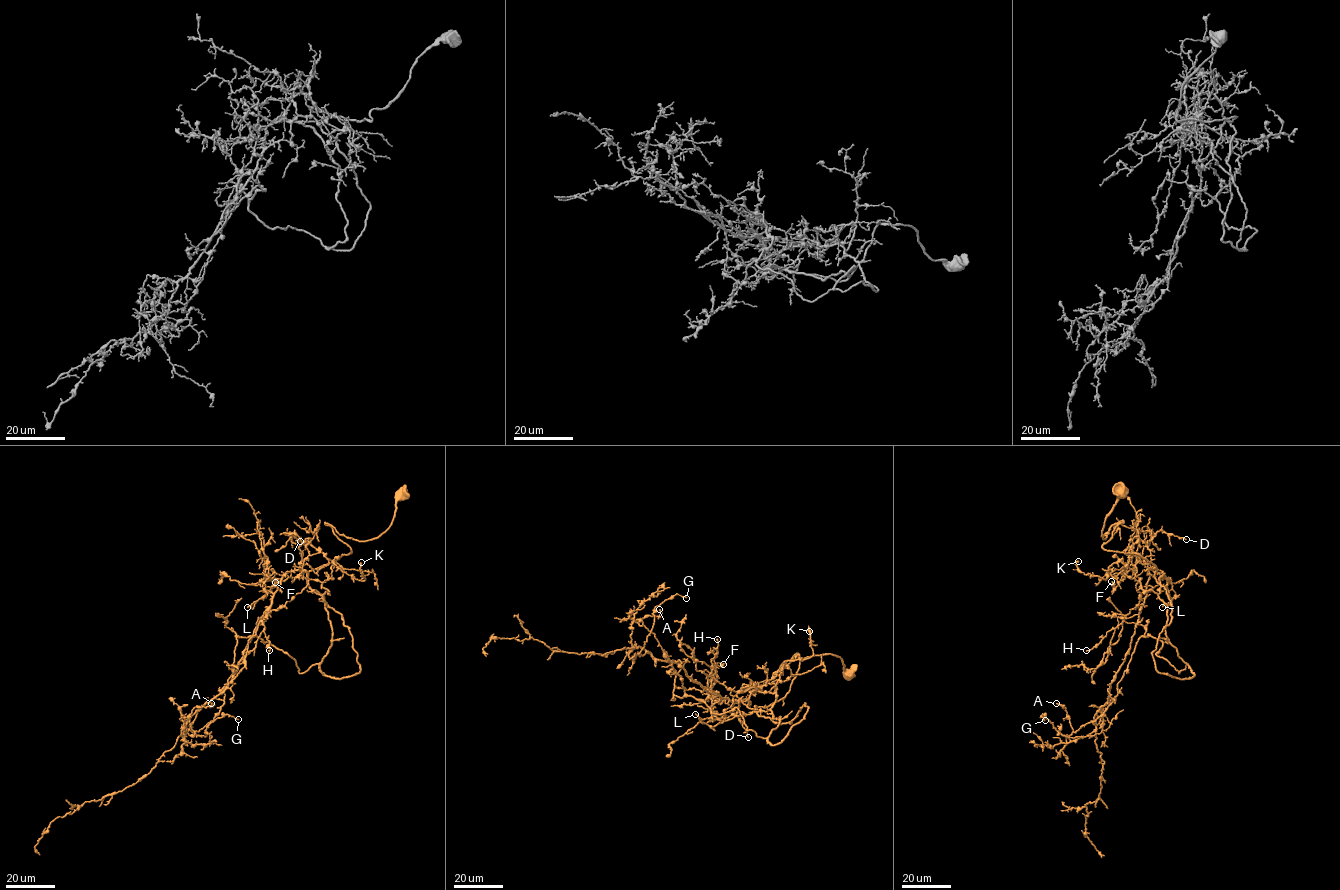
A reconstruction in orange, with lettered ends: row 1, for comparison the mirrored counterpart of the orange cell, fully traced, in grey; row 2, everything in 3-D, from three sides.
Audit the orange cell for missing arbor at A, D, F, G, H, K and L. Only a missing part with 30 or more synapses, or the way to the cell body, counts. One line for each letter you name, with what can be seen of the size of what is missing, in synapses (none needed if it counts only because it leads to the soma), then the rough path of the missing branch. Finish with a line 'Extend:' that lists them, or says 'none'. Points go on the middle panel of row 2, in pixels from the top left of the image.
Extend: none

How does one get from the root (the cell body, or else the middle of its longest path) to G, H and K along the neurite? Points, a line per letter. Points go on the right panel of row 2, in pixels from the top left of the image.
G: (1124, 492), (1102, 547), (1157, 569), (1102, 730), (1066, 737), (1045, 720)
H: (1124, 492), (1102, 547), (1157, 569), (1140, 611), (1086, 650)
K: (1124, 492), (1102, 547), (1152, 563), (1160, 592), (1120, 561), (1104, 579), (1078, 561)

